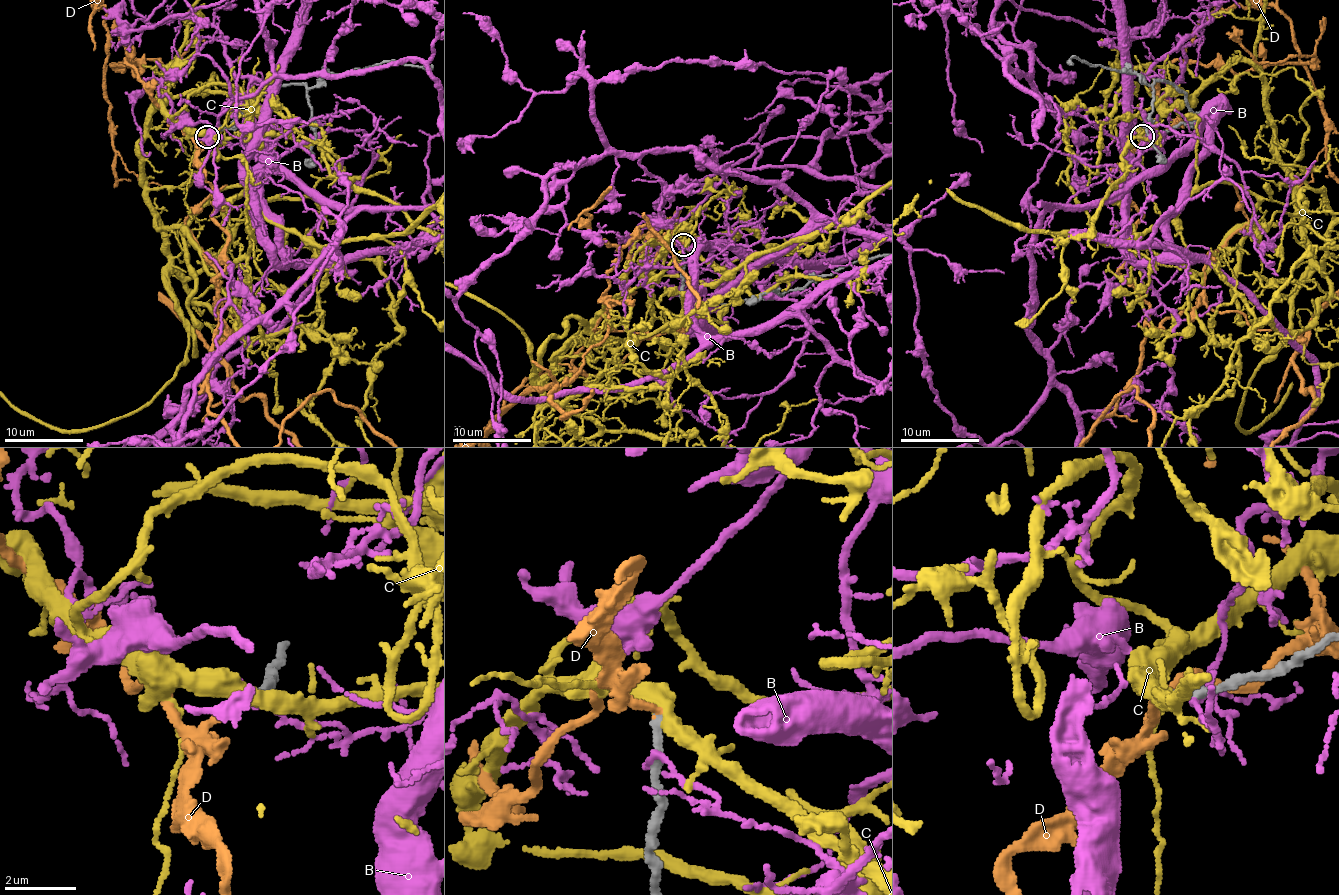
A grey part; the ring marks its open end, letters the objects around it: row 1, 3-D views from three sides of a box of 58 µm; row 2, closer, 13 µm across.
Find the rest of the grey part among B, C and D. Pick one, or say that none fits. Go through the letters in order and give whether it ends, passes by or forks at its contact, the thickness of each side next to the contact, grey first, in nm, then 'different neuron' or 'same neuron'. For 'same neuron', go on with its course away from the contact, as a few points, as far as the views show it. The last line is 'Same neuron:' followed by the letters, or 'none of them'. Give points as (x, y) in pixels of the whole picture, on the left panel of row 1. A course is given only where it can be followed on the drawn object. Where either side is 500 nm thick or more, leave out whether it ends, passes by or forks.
B: it ends there; 320 nm thick on the grey side, 200 nm on the other; different neuron
C: it passes by; 240 nm thick on the grey side, 480 nm on the other; different neuron
D: it ends there; 240 nm thick on the grey side, 240 nm on the other; same neuron
Same neuron: D

